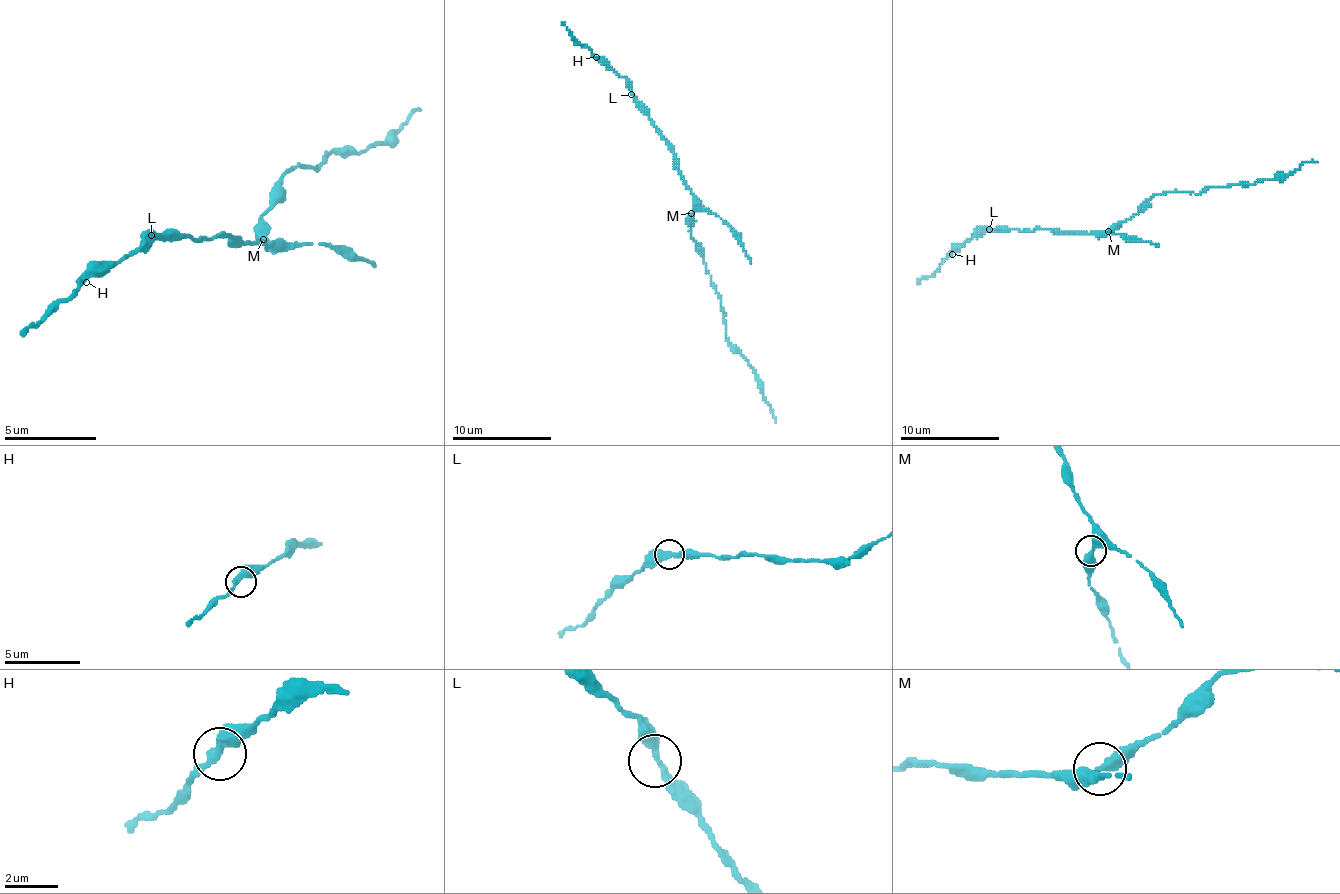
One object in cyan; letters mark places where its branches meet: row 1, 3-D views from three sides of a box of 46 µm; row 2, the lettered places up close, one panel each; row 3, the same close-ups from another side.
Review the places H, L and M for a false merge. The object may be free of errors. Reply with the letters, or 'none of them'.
M

